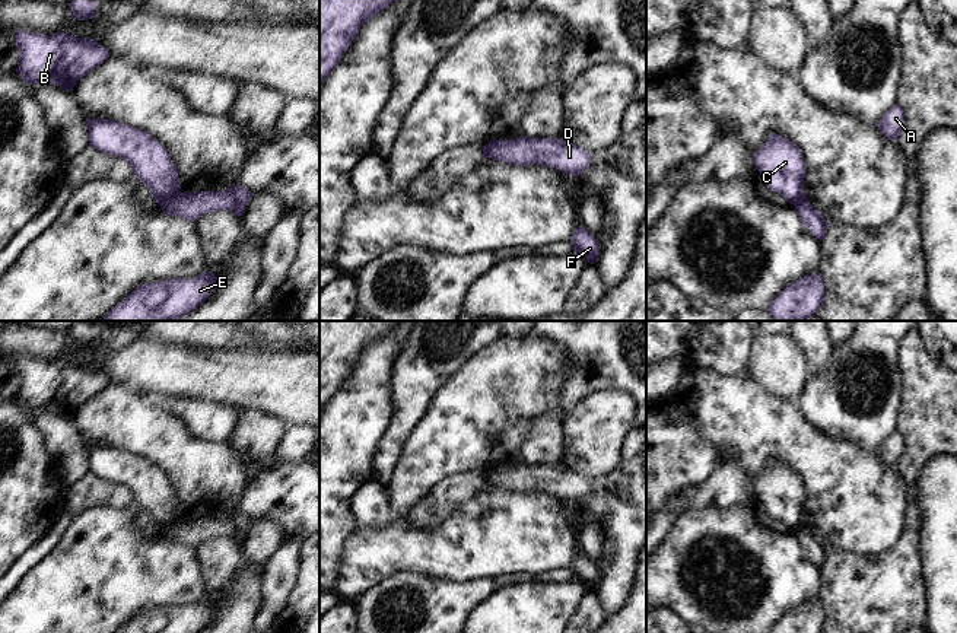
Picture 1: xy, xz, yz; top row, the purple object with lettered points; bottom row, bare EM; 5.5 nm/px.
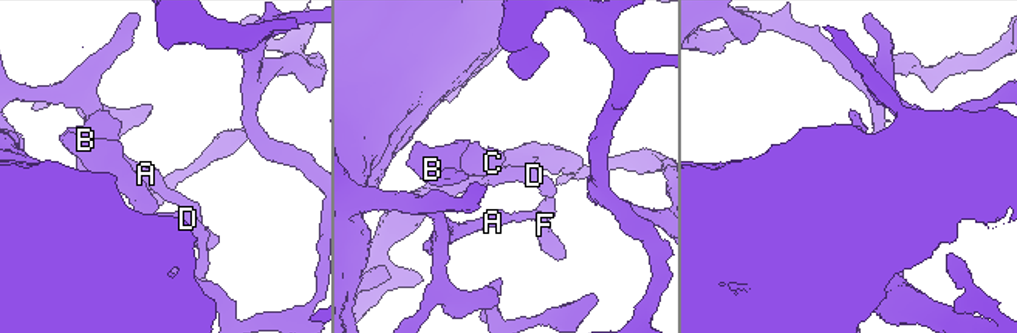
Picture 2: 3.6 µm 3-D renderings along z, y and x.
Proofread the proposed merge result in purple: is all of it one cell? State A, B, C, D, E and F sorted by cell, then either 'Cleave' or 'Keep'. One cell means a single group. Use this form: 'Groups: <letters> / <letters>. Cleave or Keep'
Groups: A D E F / B C. Cleave

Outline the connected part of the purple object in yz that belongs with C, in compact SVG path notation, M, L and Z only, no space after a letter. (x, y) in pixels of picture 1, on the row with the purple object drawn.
M770 134L754 153L756 169L767 187L788 203L798 203L804 195L805 162L799 147L779 134Z

